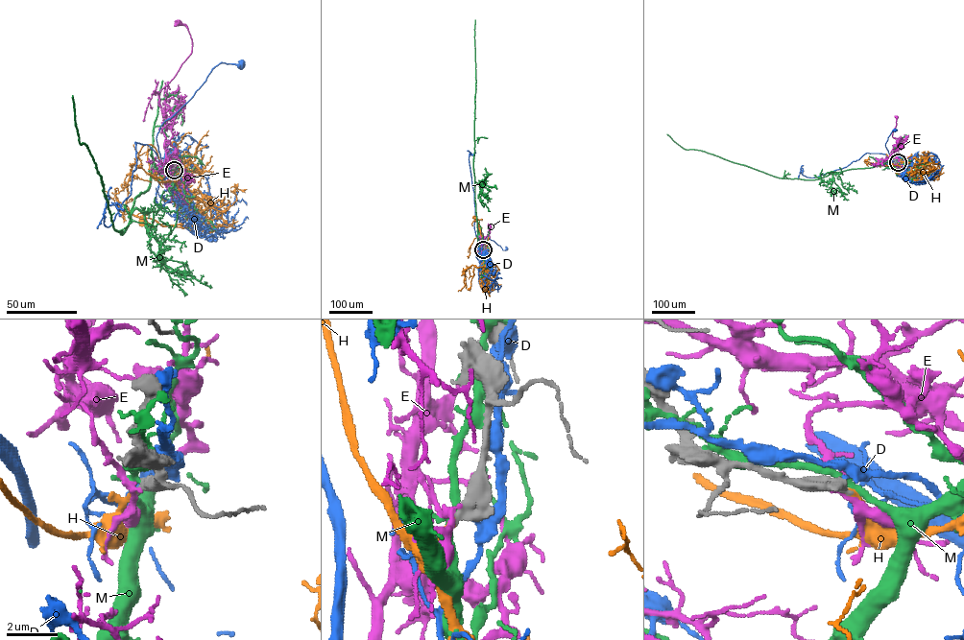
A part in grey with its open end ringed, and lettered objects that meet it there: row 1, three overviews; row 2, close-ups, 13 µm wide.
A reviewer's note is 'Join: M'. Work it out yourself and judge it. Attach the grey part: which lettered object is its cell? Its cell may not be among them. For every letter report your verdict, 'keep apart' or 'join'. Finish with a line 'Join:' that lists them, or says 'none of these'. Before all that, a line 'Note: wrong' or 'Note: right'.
Note: wrong
D: keep apart
E: keep apart
H: join
M: keep apart
Join: H

